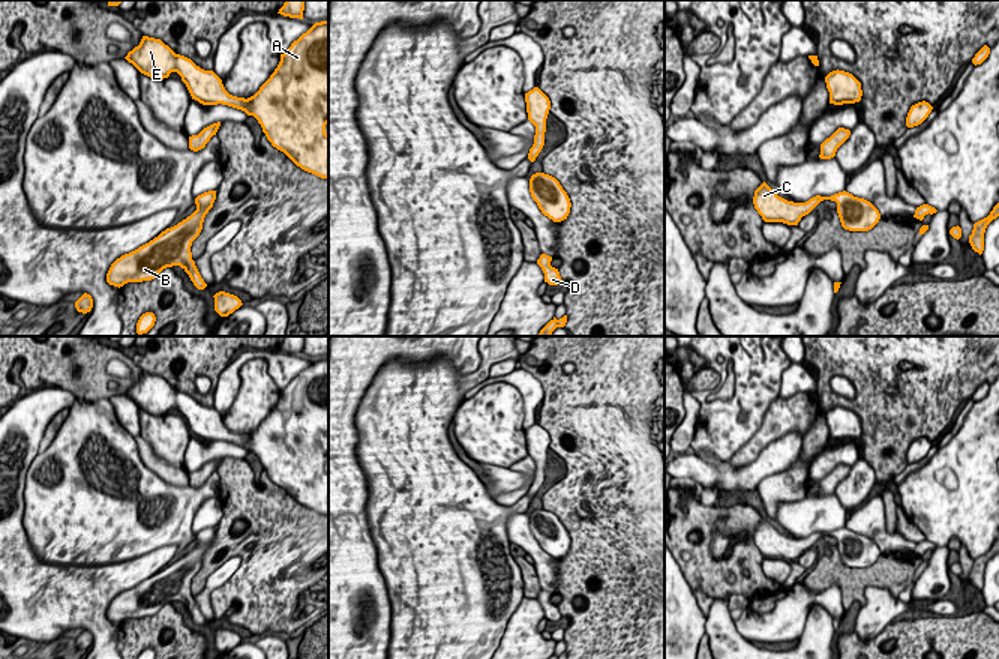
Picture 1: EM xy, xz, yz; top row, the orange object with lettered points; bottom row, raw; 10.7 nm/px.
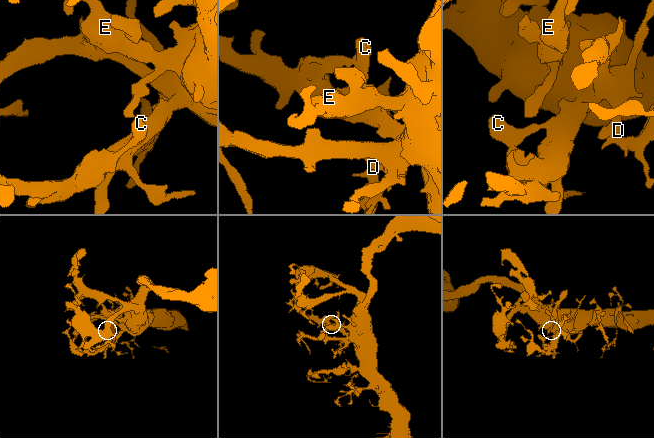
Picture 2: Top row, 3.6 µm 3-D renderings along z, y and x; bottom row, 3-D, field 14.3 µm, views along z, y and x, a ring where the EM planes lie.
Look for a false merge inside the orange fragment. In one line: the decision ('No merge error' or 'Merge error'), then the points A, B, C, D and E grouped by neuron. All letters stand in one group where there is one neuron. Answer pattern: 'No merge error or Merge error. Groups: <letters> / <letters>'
No merge error. Groups: A B C D E

